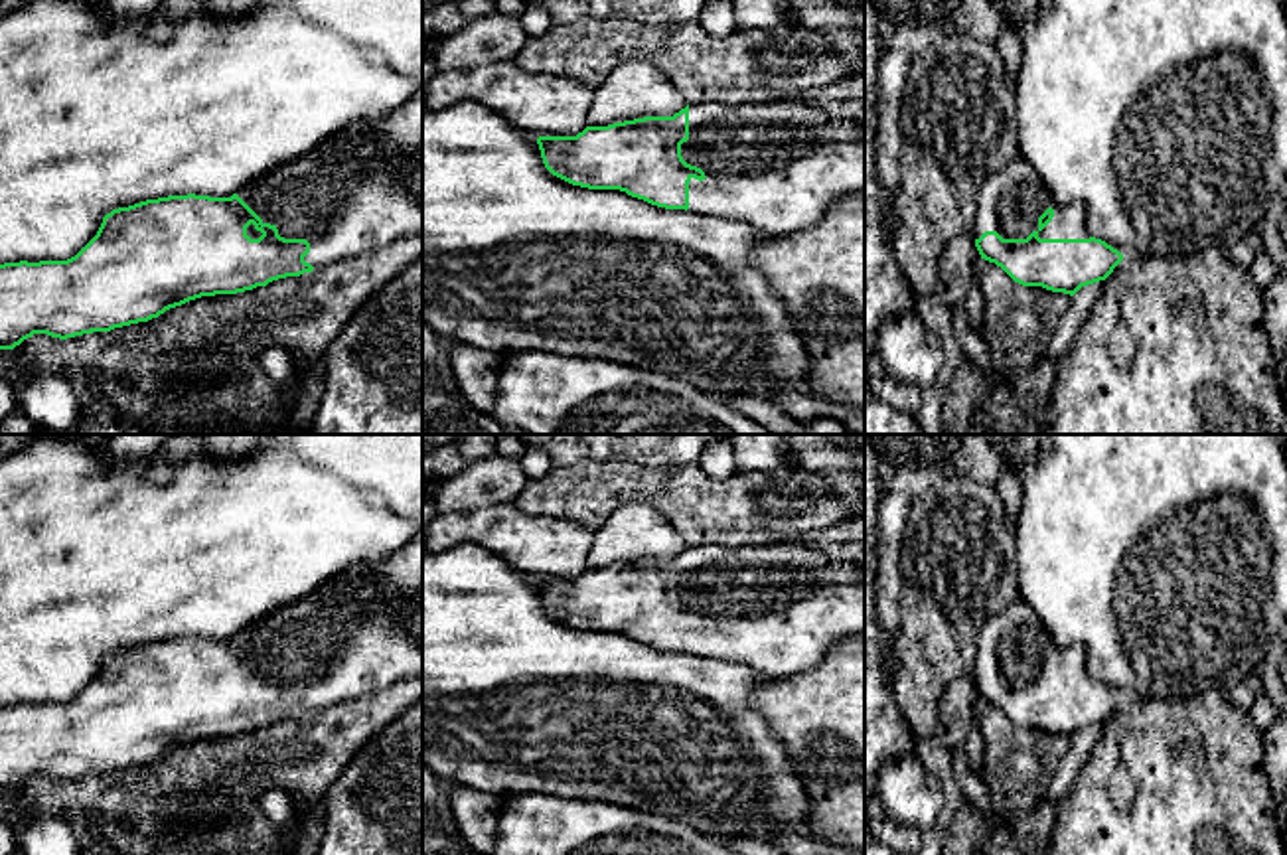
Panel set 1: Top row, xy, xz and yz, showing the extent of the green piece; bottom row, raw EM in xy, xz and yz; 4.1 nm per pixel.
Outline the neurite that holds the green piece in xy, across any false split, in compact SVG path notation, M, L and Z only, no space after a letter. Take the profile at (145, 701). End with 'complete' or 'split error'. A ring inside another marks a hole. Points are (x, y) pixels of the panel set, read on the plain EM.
M422 529L385 561L349 569L318 592L247 626L231 640L168 638L113 652L97 677L67 703L0 707L0 792L34 776L67 782L148 764L170 750L215 737L237 737L300 719L338 701L389 689L422 673Z; split error

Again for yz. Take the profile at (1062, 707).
M1019 596L983 626L973 669L981 701L1001 709L1022 729L1042 729L1074 738L1082 729L1105 723L1123 697L1096 681L1086 665L1082 644L1056 646L1034 610Z; split error

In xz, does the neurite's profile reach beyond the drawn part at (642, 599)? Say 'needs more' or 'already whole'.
needs more

